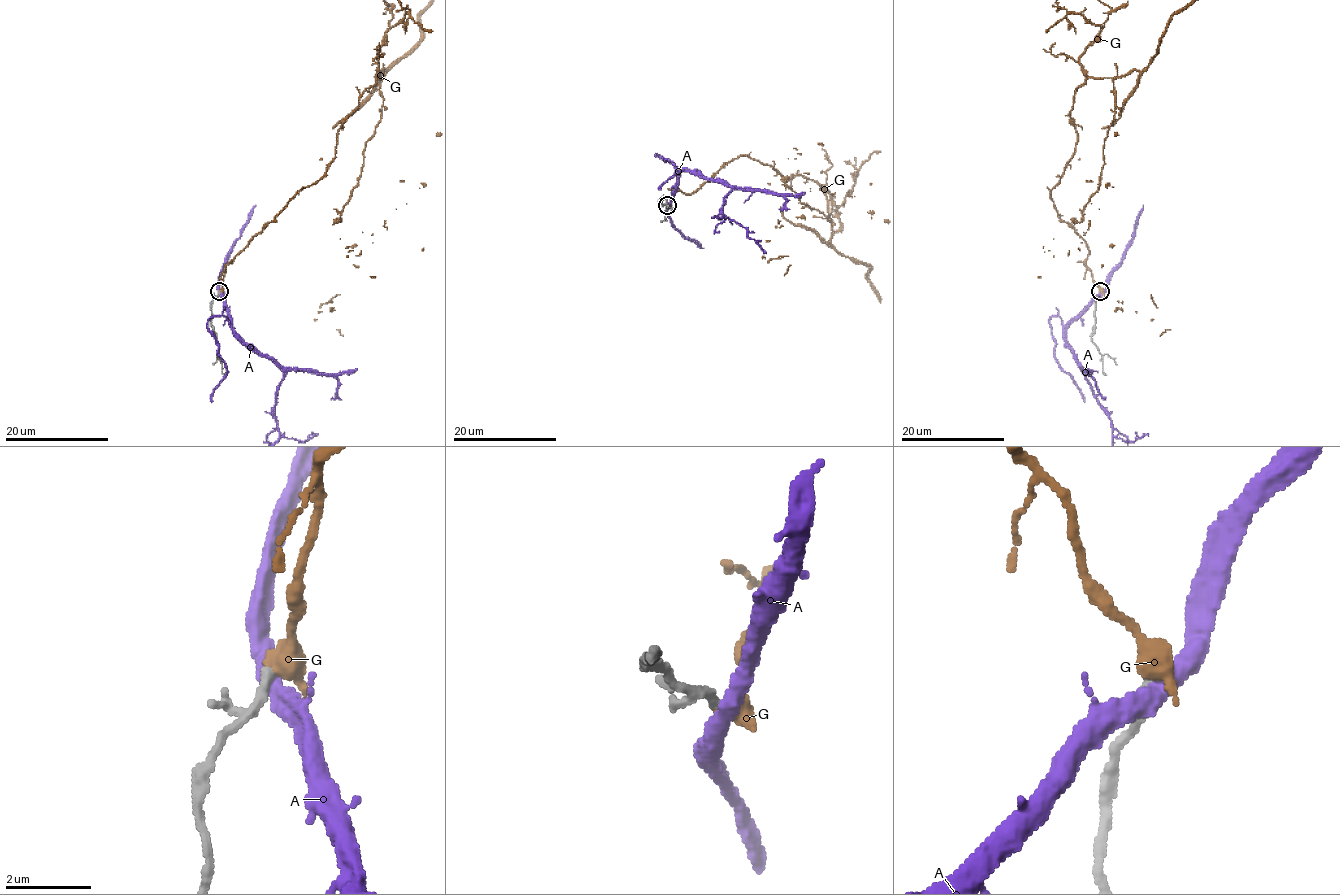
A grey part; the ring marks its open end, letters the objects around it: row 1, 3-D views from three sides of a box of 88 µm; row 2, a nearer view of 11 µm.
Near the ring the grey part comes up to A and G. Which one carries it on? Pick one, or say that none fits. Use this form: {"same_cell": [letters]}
{"same_cell": []}

